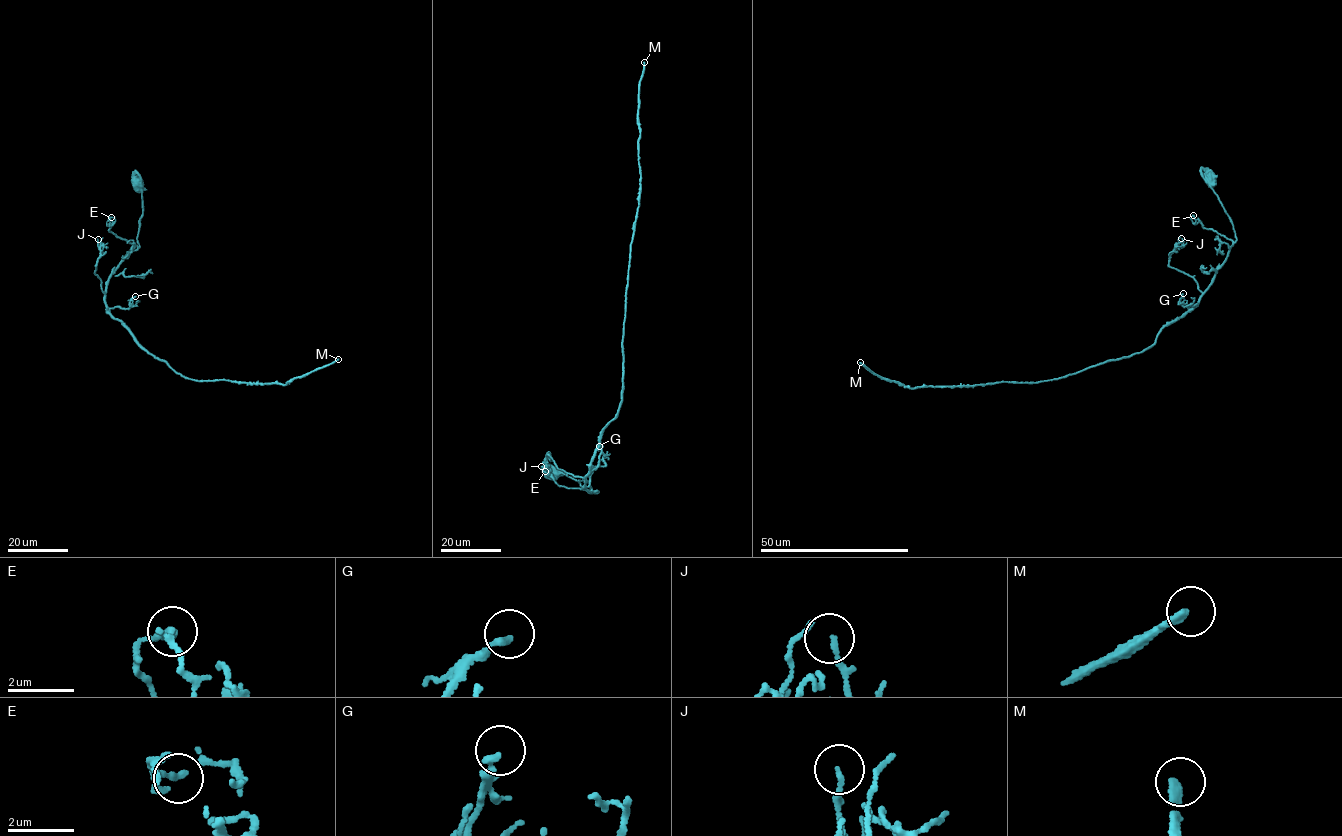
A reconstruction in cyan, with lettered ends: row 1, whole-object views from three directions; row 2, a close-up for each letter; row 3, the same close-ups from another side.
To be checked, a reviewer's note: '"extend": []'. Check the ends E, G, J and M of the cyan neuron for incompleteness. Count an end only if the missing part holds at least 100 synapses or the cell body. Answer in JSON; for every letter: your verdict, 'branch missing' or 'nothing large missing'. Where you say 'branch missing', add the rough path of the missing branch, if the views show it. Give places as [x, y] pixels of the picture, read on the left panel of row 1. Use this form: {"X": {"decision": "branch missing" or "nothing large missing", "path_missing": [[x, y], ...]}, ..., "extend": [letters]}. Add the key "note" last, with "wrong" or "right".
{"E": {"decision": "nothing large missing"}, "G": {"decision": "nothing large missing"}, "J": {"decision": "nothing large missing"}, "M": {"decision": "branch missing", "path_missing": [[338, 359], [368, 346], [371, 272], [361, 230], [329, 189], [331, 164], [344, 163], [345, 158], [324, 126]]}, "extend": ["M"], "note": "wrong"}

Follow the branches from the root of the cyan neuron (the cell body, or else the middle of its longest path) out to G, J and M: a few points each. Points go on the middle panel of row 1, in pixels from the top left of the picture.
G: (551, 474), (562, 472), (592, 493), (598, 492), (584, 488), (586, 477), (599, 464), (599, 446)
J: (551, 474), (562, 472), (592, 493), (598, 492), (587, 491), (583, 478), (560, 469), (548, 454), (541, 466)
M: (551, 474), (562, 472), (598, 492), (587, 491), (586, 477), (621, 400), (644, 62)

